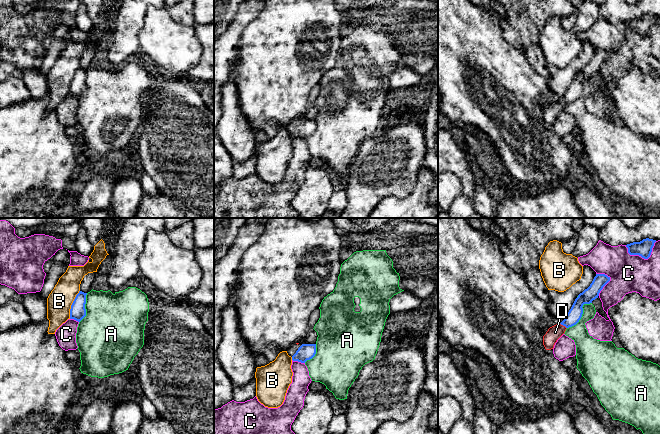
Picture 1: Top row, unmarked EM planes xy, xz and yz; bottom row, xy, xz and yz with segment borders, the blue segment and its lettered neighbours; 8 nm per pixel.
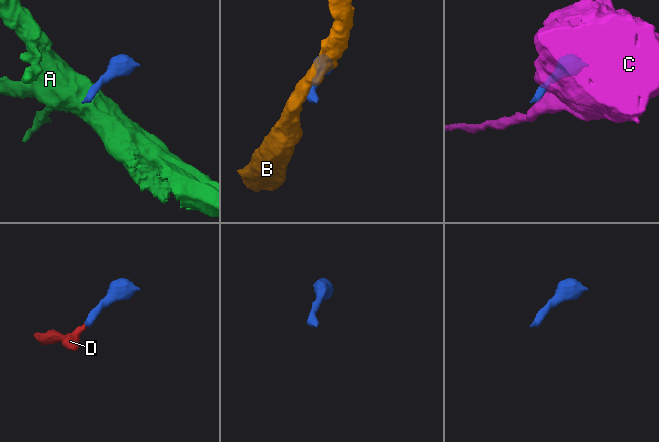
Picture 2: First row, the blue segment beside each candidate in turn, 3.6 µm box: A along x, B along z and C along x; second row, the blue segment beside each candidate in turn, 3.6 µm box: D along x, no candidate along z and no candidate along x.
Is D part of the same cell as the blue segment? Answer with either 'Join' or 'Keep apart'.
Join

